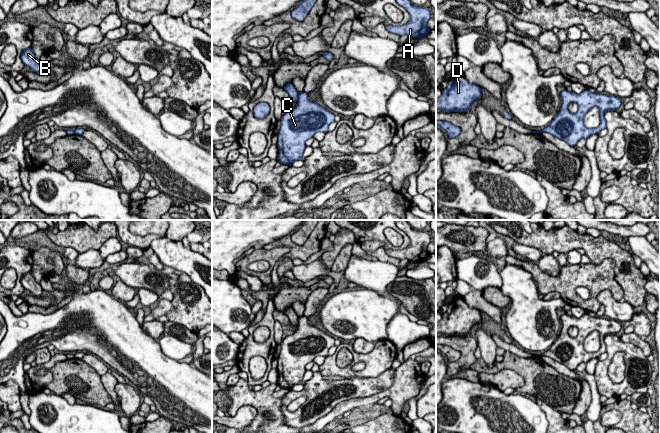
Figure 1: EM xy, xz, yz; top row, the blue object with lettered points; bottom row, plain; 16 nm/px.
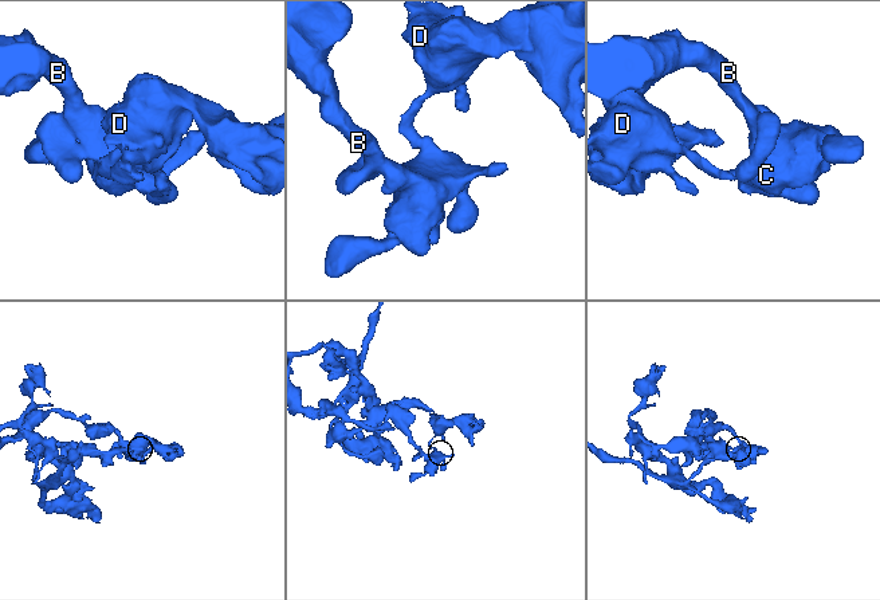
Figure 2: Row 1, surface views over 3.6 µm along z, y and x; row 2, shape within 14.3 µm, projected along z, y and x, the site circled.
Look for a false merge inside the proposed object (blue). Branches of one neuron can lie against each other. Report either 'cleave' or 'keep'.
cleave

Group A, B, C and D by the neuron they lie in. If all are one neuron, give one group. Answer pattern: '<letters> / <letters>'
A D / B C

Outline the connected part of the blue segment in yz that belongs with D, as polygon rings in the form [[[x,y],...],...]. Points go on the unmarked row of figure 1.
[[[466,302],[448,306],[447,311],[436,323],[436,333],[444,336],[467,336],[471,334],[471,328],[482,320],[481,311],[471,308]]]

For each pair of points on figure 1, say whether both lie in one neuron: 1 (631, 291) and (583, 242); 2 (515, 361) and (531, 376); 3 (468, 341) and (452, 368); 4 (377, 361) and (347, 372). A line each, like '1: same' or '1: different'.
1: same
2: same
3: same
4: same

